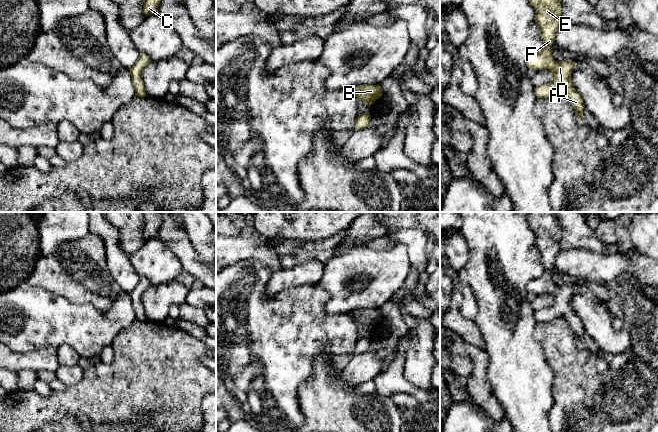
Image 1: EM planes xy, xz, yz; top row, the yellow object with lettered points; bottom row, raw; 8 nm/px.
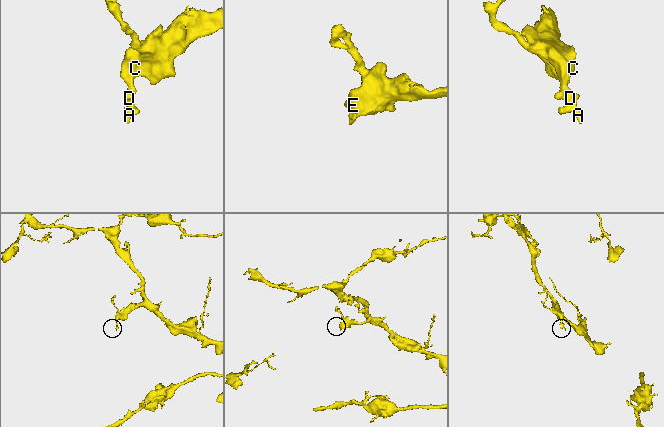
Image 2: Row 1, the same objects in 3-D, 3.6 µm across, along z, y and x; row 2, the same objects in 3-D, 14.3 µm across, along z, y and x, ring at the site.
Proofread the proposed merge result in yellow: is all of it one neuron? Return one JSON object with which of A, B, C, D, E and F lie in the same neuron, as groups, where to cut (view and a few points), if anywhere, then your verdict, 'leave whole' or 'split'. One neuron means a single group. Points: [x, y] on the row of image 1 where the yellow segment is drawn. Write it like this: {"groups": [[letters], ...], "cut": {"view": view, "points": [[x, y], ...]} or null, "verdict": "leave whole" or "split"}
{"groups": [["A", "B", "C", "D", "E", "F"]], "cut": null, "verdict": "leave whole"}

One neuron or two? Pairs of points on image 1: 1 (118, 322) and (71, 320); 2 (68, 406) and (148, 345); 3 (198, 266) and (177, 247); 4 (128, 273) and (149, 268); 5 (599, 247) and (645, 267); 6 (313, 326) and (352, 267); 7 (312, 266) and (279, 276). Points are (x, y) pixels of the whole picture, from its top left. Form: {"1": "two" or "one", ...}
{"1": "one", "2": "one", "3": "one", "4": "two", "5": "two", "6": "two", "7": "one"}

